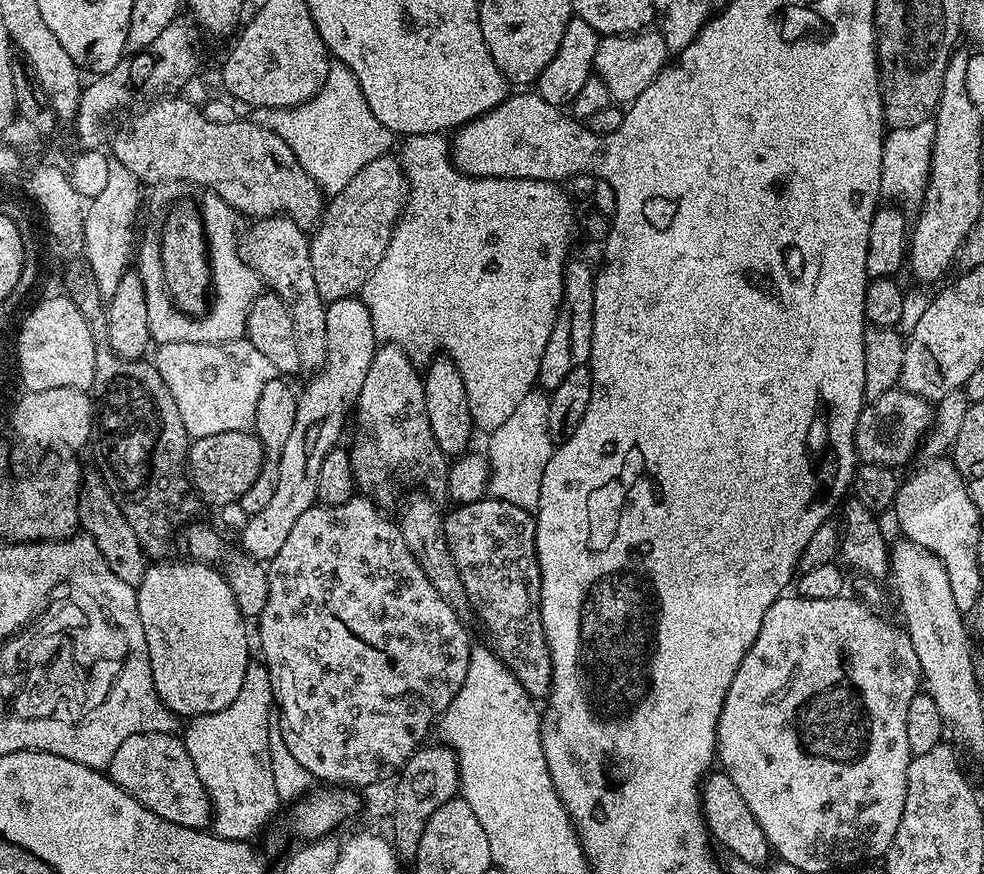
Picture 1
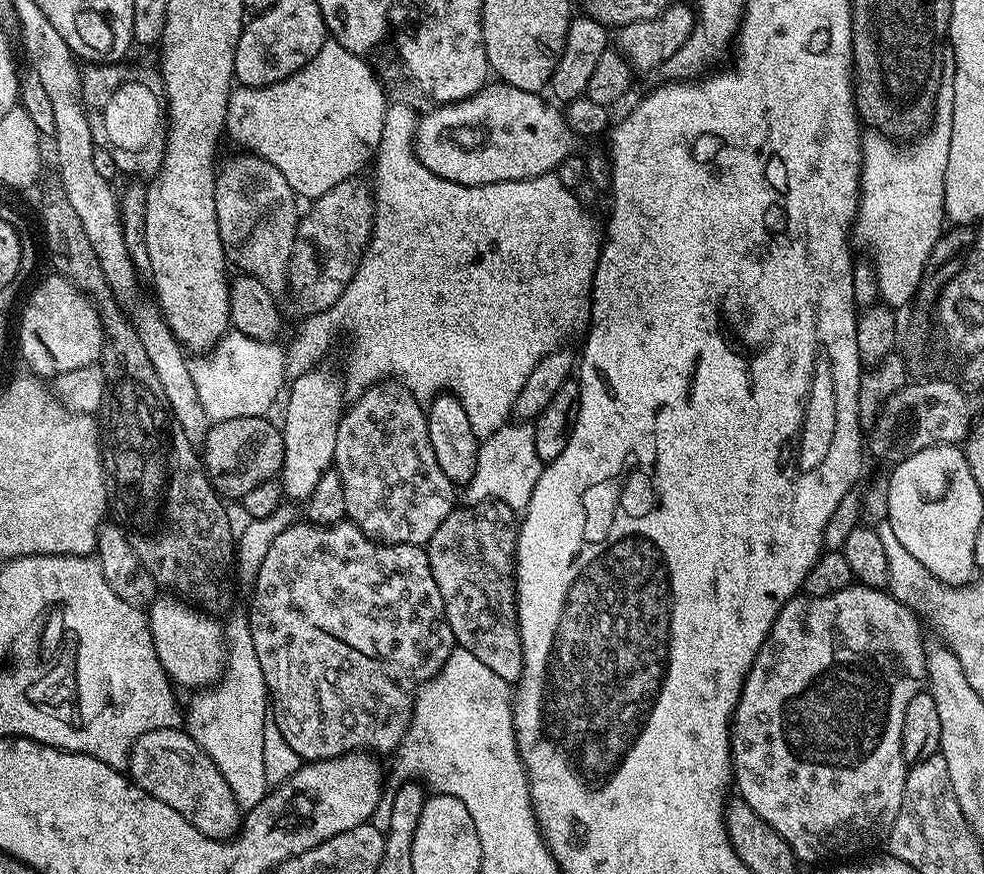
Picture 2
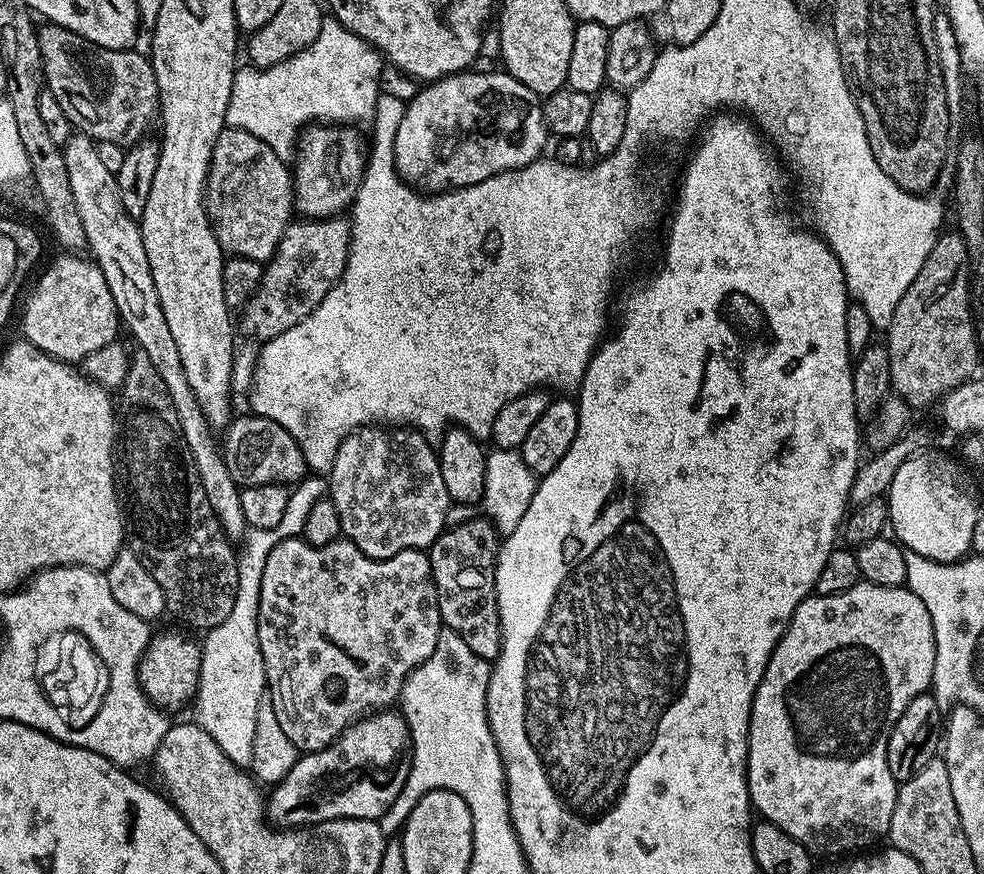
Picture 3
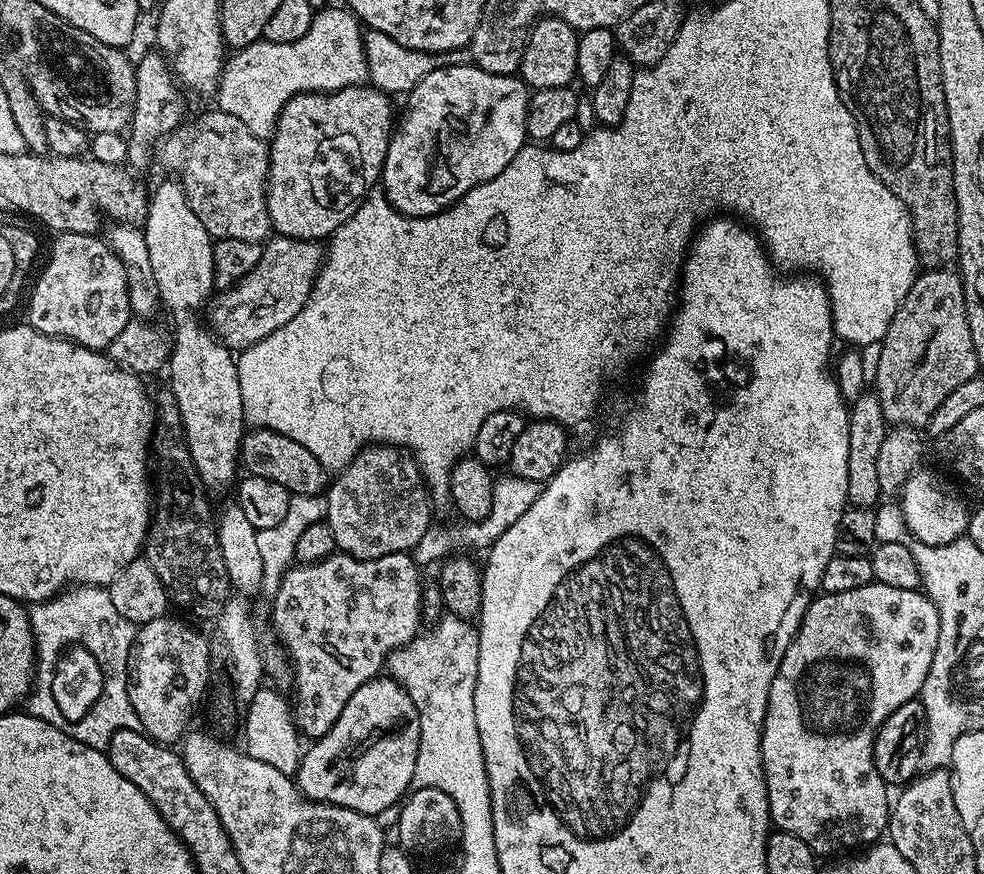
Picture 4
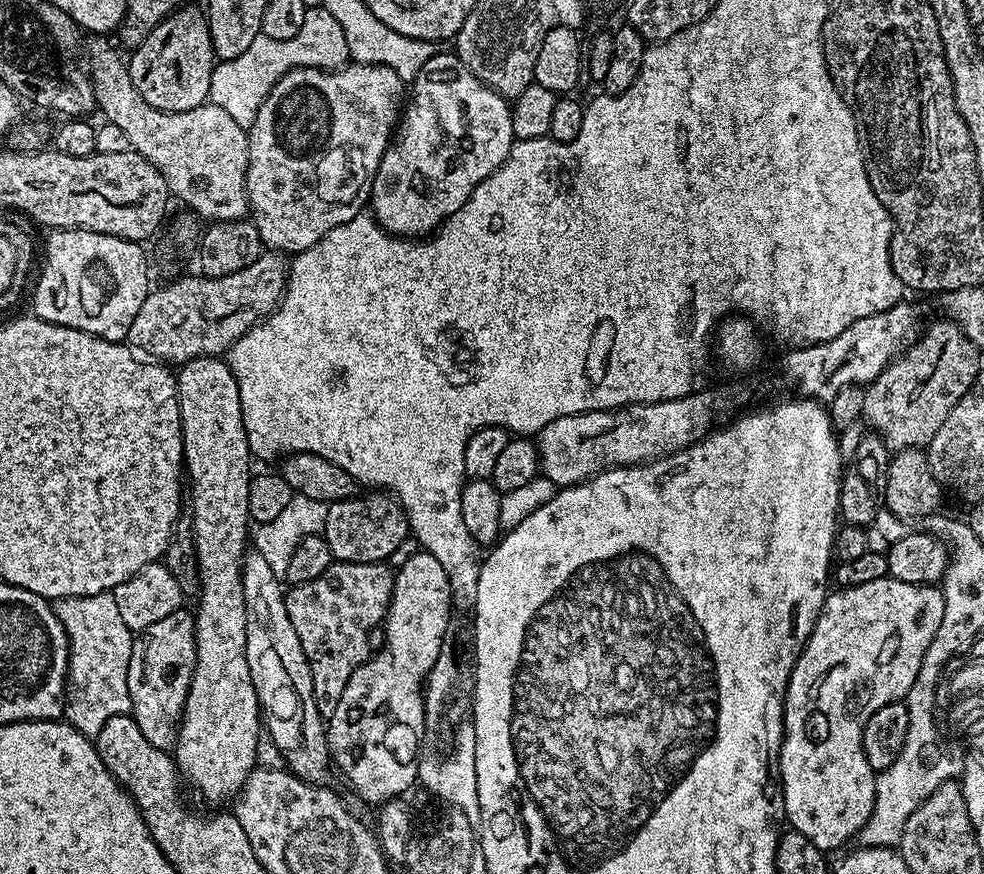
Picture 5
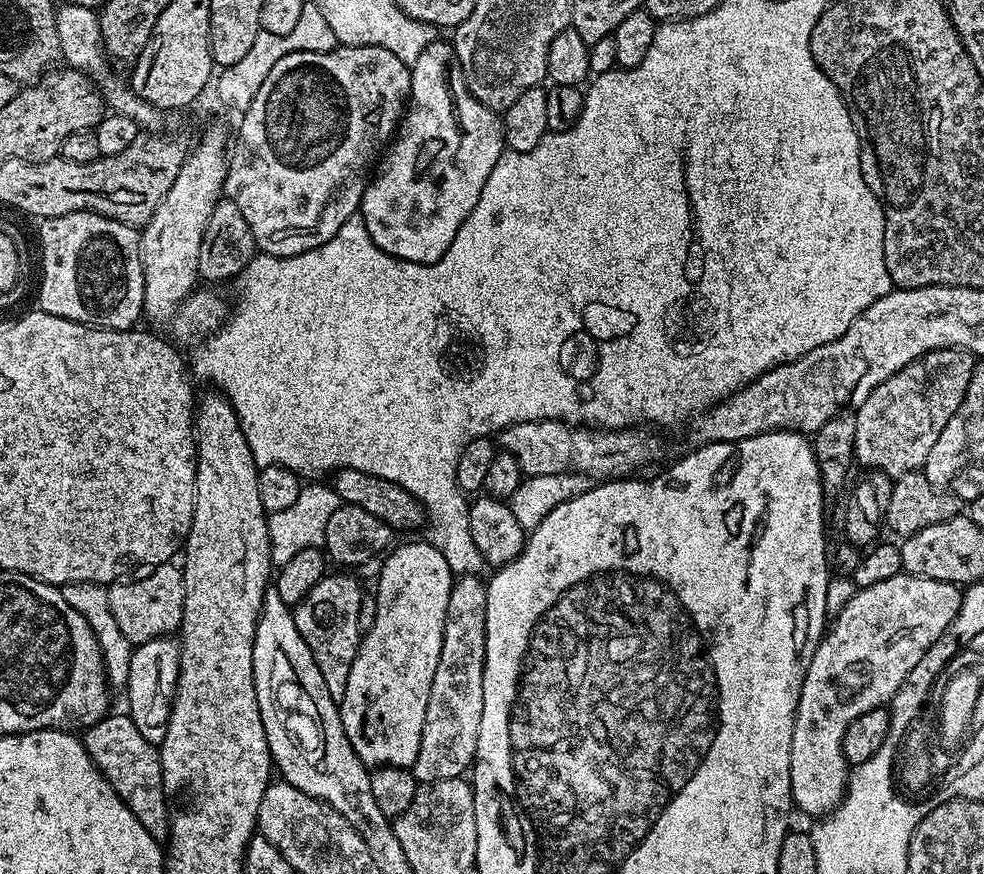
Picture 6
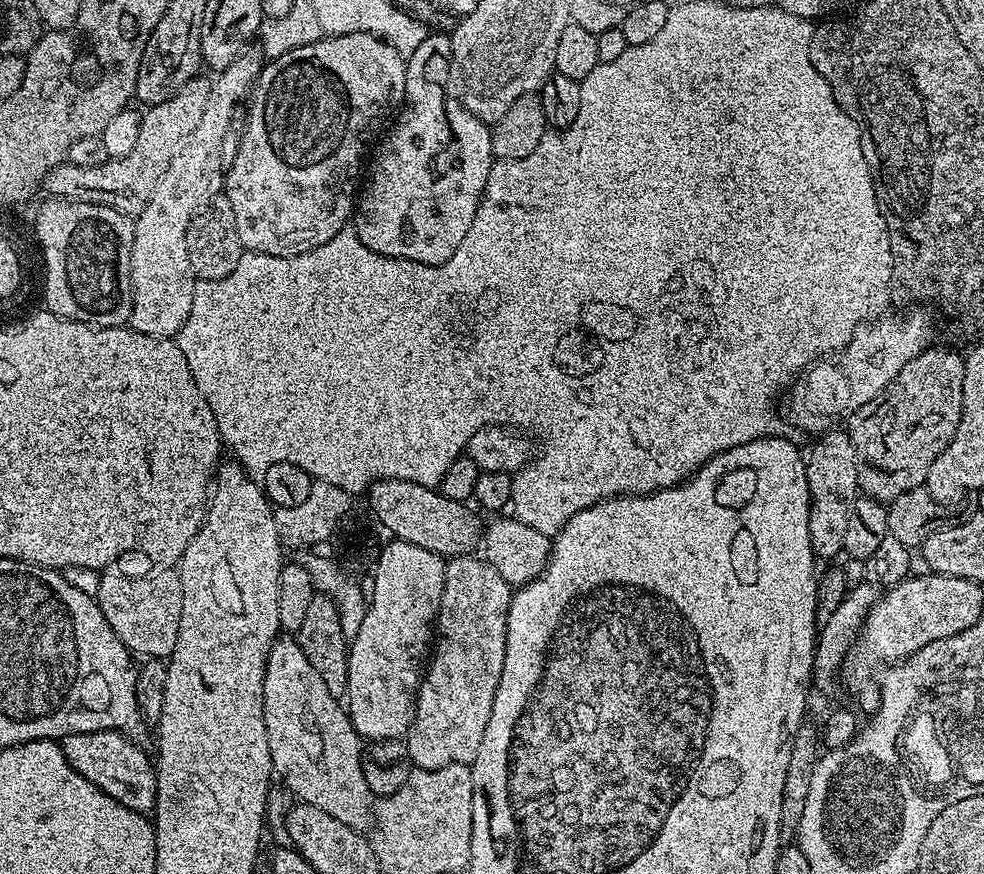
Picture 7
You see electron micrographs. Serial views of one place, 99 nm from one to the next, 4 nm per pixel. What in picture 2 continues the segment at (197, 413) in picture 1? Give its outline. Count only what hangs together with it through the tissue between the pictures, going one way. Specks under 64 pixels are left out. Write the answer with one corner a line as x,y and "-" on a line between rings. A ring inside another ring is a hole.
229,330
211,349
210,355
204,358
209,360
192,364
194,386
198,386
198,398
209,421
254,418
271,413
272,403
281,399
286,388
286,352
278,345
271,340
250,338
241,332

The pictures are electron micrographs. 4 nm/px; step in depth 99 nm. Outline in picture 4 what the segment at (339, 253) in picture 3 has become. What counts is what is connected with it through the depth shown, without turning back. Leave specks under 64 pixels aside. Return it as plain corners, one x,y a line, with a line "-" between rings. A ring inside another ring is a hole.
273,235
263,245
258,266
232,288
217,291
207,301
206,324
212,335
228,348
247,350
286,326
311,296
324,254
325,249
317,241

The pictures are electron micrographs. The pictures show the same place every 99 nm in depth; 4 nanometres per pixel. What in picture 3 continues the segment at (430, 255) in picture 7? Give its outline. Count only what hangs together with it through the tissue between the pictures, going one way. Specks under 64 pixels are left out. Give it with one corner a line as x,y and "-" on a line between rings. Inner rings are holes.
476,71
456,72
452,76
425,83
404,105
404,113
398,122
398,134
394,134
396,172
407,184
425,194
486,182
486,178
512,172
515,168
525,168
545,155
544,147
550,141
550,133
544,121
541,97
522,86
522,82
506,71

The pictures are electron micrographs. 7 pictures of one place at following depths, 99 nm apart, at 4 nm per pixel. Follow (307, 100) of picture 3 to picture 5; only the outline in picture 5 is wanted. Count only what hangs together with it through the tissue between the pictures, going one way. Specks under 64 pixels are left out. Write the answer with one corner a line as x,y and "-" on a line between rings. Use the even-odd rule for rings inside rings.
309,6
306,19
302,21
302,30
298,30
294,38
279,40
261,34
250,42
245,52
238,54
238,58
219,61
210,78
208,100
226,110
226,114
230,114
238,126
247,130
251,128
266,94
270,94
274,82
278,82
282,74
292,68
342,68
349,60
342,22
338,22
338,18
334,18
334,14
323,6

